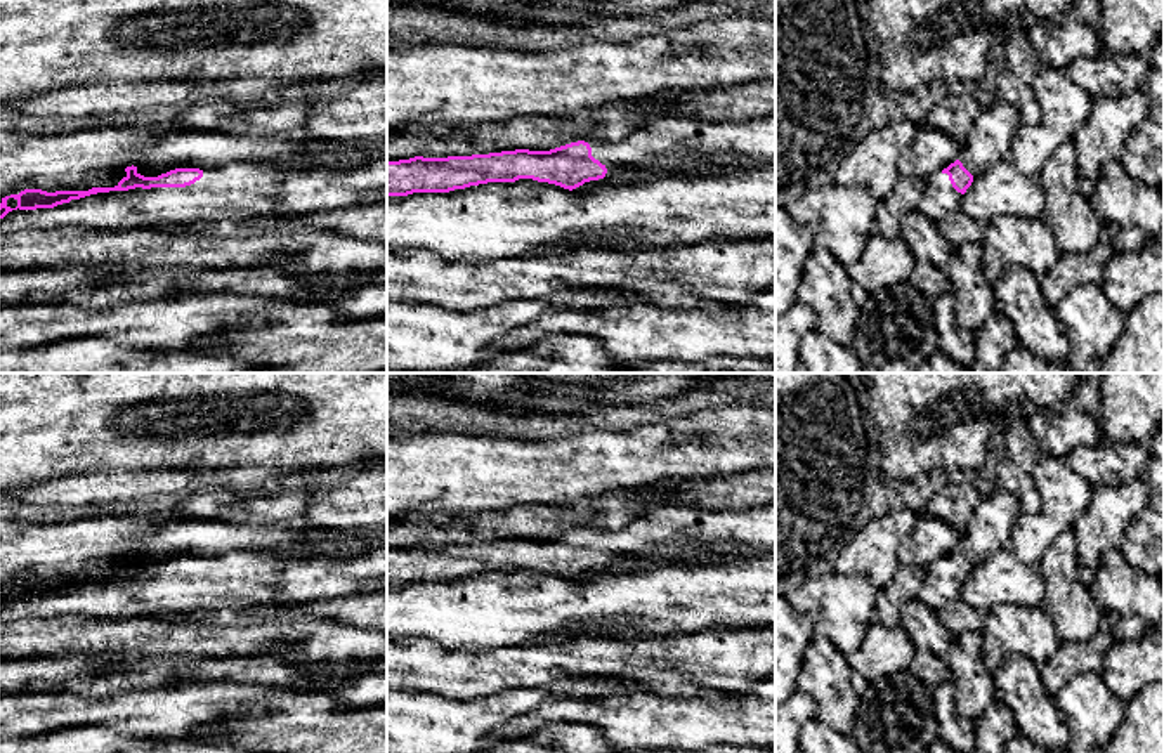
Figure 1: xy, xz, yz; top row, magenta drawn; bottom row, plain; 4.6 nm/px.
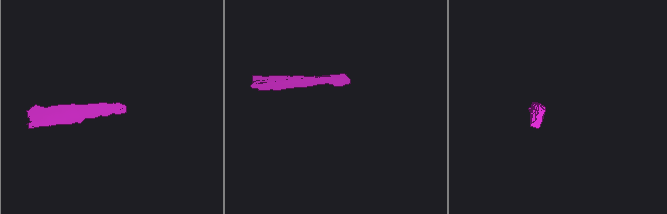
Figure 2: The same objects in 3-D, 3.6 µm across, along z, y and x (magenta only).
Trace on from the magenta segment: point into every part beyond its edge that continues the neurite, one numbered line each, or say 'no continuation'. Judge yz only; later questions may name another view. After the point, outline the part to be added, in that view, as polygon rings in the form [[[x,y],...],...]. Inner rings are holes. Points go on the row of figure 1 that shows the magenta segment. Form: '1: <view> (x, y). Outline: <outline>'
1: yz (941, 198). Outline: [[[937,170],[926,179],[926,189],[919,198],[916,210],[919,210],[928,219],[938,222],[945,215],[961,208],[961,193],[958,193],[949,175]]]

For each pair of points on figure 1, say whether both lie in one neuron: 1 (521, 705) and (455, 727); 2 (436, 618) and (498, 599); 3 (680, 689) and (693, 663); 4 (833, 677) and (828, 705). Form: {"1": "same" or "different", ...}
{"1": "same", "2": "same", "3": "different", "4": "same"}

